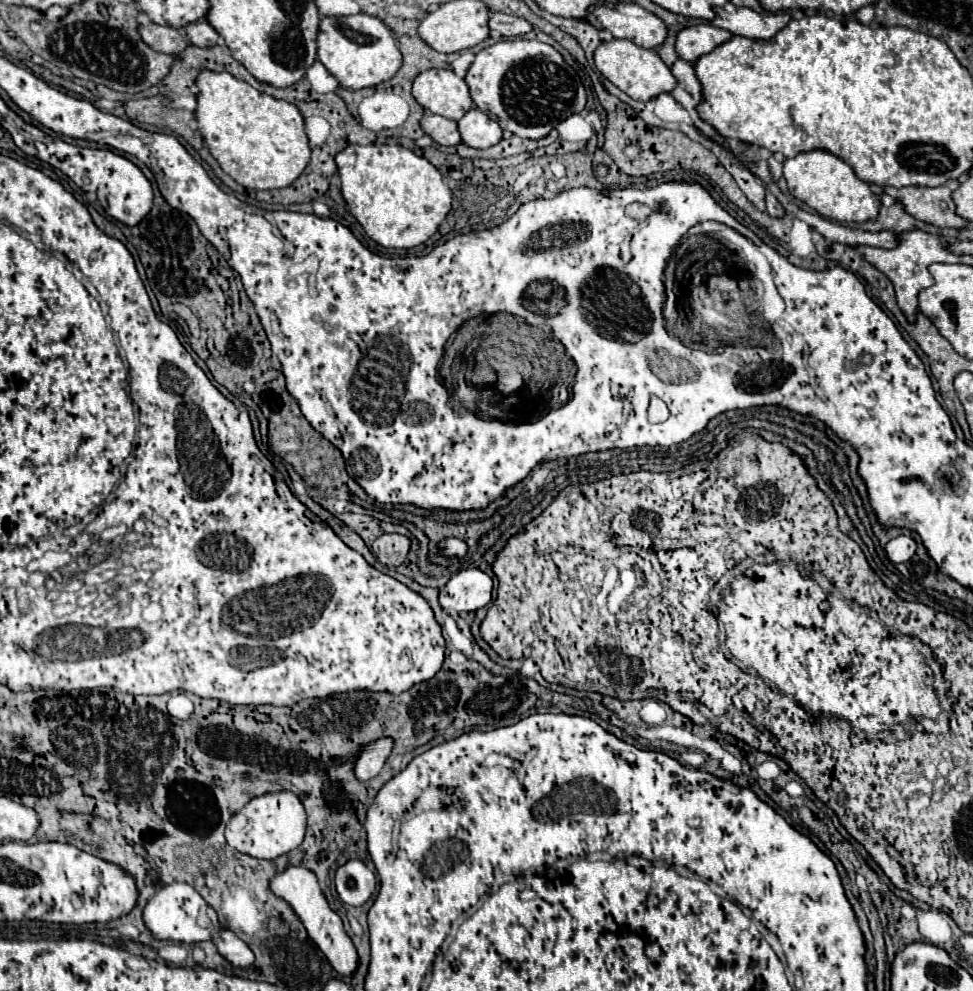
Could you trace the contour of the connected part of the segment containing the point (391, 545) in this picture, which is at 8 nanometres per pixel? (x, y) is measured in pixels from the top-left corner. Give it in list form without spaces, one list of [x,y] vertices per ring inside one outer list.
[[[392,533],[392,535],[380,535],[370,551],[378,557],[378,561],[386,567],[398,567],[402,565],[402,561],[406,559],[408,551],[410,551],[410,539],[404,537],[404,535],[398,535],[398,533]]]

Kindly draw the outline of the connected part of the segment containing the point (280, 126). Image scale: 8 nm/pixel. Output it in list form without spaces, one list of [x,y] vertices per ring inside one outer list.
[[[204,69],[196,77],[196,121],[206,147],[236,183],[248,189],[280,189],[292,185],[310,161],[304,119],[296,105],[256,91],[230,73]]]

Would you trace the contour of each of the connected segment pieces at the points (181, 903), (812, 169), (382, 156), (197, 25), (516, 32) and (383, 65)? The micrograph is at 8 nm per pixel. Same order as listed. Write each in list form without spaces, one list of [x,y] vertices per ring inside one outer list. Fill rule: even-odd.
[[[170,883],[164,885],[144,907],[142,919],[148,931],[156,939],[166,939],[166,941],[178,941],[178,943],[202,943],[210,941],[210,931],[198,925],[198,909],[204,905],[204,899],[200,893],[188,885],[188,883]]]
[[[808,151],[798,153],[784,161],[784,179],[788,183],[790,195],[806,203],[810,209],[826,219],[840,223],[864,223],[874,219],[880,211],[880,197],[870,191],[870,187],[860,181],[852,167],[828,151]]]
[[[348,145],[344,151],[336,155],[336,167],[342,179],[342,195],[346,199],[346,205],[350,207],[350,213],[358,219],[358,223],[364,227],[368,237],[382,247],[410,249],[424,243],[428,237],[436,233],[438,225],[444,221],[444,217],[450,211],[452,193],[448,185],[442,181],[440,171],[430,161],[414,155],[406,147]]]
[[[206,19],[194,21],[194,23],[186,25],[184,29],[186,29],[186,33],[184,33],[186,41],[196,47],[210,47],[210,45],[216,45],[216,41],[218,41],[216,29]]]
[[[490,13],[488,27],[492,31],[498,31],[502,37],[520,37],[520,35],[532,31],[532,25],[526,19],[506,15],[506,13]]]
[[[366,13],[348,17],[320,17],[316,45],[318,61],[338,79],[344,89],[350,91],[388,81],[402,65],[402,55],[390,29],[378,17]]]

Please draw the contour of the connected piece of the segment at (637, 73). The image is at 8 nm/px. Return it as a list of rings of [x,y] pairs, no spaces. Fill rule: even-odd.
[[[612,39],[608,43],[600,43],[594,51],[594,63],[596,69],[610,83],[614,83],[620,91],[624,91],[636,101],[648,101],[660,93],[670,93],[676,85],[676,77],[670,73],[670,67],[658,57],[656,51],[642,49],[626,39]]]

